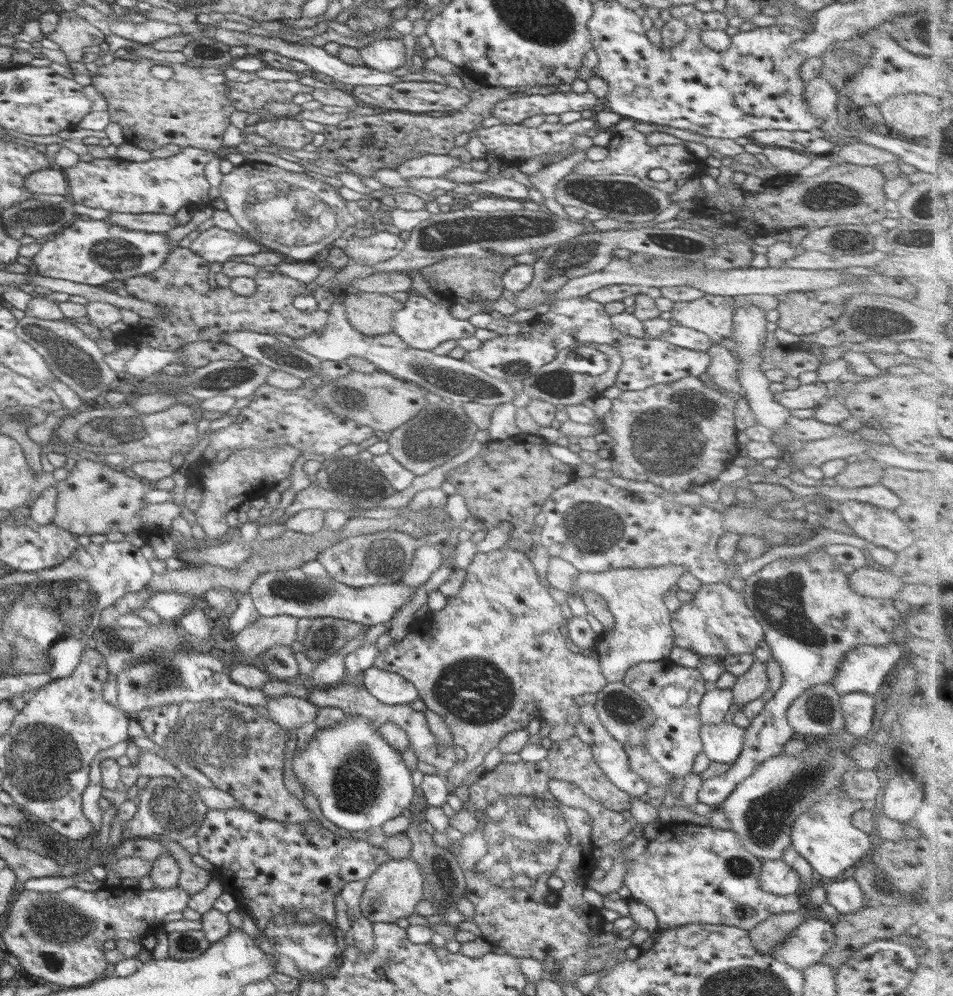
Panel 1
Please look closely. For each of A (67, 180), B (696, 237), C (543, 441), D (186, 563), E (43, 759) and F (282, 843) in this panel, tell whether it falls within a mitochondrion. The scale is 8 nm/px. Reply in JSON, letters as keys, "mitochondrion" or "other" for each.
{"A":"other","B":"other","C":"other","D":"other","E":"mitochondrion","F":"other"}

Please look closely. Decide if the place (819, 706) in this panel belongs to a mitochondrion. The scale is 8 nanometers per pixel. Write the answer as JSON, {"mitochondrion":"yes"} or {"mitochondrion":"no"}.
{"mitochondrion":"yes"}

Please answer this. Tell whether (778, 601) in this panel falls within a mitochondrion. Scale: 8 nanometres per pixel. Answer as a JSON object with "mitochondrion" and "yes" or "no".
{"mitochondrion":"yes"}

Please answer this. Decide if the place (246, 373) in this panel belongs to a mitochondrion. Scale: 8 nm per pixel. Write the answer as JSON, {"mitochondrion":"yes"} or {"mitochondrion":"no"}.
{"mitochondrion":"no"}

